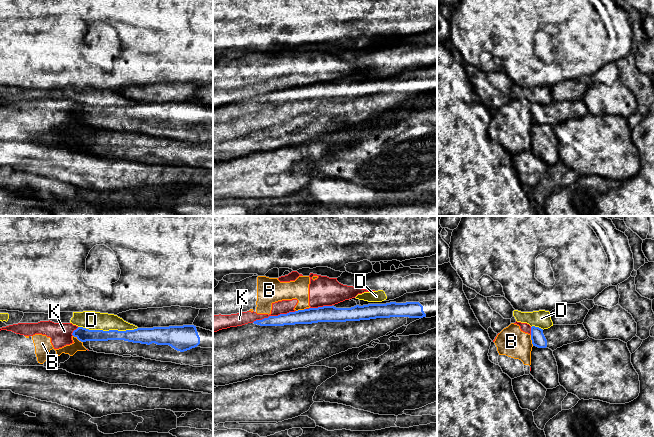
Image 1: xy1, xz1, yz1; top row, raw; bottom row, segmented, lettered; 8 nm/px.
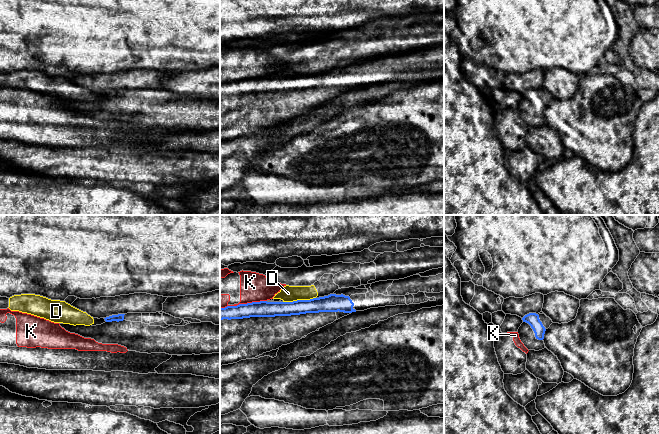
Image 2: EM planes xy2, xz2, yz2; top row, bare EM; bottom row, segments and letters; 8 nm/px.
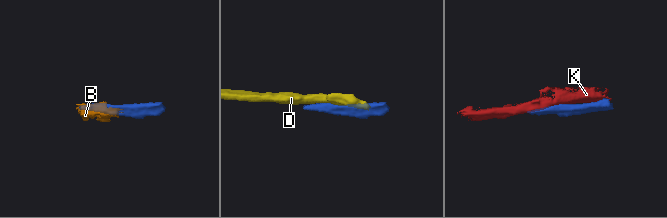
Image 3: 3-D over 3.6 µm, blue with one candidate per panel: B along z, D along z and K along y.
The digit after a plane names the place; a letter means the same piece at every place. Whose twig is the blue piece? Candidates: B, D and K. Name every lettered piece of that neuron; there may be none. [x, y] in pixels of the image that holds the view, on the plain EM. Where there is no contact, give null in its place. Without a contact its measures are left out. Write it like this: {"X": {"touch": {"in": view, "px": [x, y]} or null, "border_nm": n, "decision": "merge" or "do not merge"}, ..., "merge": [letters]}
{"B": {"touch": {"in": "xy1", "px": [78, 115]}, "border_nm": 100, "decision": "do not merge"}, "D": {"touch": {"in": "xy1", "px": [109, 106]}, "border_nm": 480, "decision": "do not merge"}, "K": {"touch": {"in": "xz2", "px": [243, 80]}, "border_nm": 380, "decision": "do not merge"}, "merge": []}

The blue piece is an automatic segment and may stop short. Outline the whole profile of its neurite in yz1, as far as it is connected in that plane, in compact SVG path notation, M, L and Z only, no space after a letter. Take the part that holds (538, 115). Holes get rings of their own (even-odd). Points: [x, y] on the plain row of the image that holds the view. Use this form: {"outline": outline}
{"outline": "M583 100L577 101L553 101L548 105L531 103L531 116L533 122L549 124L552 127L563 121L584 117L588 114L588 108Z"}

